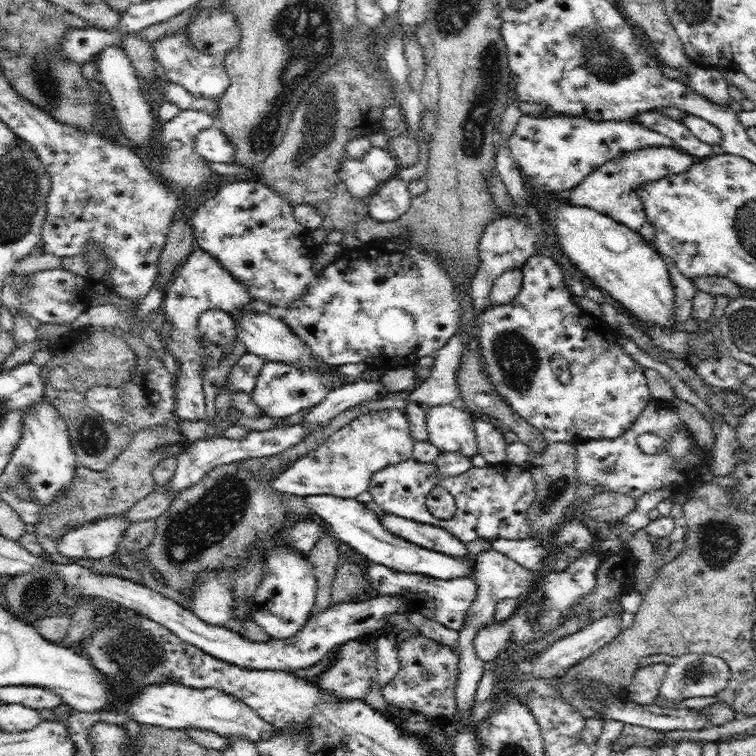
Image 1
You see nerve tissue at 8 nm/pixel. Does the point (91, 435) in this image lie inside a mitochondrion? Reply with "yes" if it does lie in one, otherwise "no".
yes

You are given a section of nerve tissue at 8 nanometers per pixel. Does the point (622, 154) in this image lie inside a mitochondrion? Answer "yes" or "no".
no

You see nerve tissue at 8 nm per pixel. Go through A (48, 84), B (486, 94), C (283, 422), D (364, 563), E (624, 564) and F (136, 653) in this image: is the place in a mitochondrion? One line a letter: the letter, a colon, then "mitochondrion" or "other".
A: mitochondrion
B: mitochondrion
C: other
D: other
E: other
F: mitochondrion

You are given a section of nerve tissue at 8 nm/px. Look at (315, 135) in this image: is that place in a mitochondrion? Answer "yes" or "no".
yes

